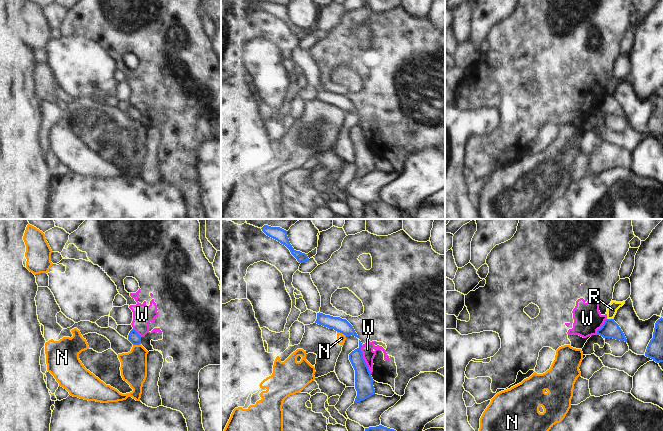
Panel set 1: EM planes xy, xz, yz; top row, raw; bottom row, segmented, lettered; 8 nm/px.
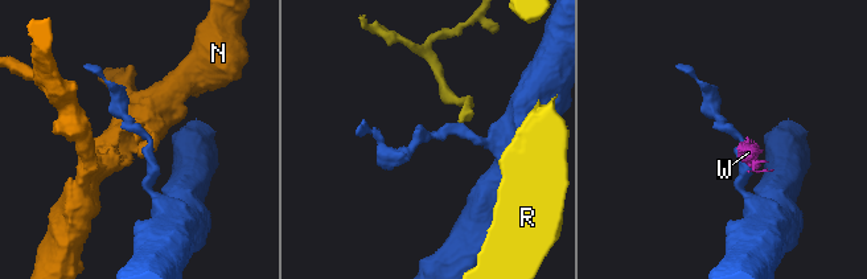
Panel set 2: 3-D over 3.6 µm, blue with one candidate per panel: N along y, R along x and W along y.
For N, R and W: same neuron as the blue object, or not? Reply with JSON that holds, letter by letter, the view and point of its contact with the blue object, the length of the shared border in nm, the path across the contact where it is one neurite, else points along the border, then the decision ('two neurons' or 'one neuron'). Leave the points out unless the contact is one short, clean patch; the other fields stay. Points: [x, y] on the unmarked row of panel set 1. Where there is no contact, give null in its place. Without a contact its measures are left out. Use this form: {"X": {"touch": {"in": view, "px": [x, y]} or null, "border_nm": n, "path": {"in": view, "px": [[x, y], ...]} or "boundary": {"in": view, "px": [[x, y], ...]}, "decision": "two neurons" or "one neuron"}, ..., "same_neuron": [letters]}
{"N": {"touch": {"in": "xz", "px": [341, 108]}, "border_nm": 80, "decision": "two neurons"}, "R": {"touch": {"in": "yz", "px": [610, 95]}, "border_nm": 60, "decision": "two neurons"}, "W": {"touch": {"in": "xz", "px": [363, 135]}, "border_nm": 240, "boundary": {"in": "xz", "px": [[361, 121], [362, 133], [371, 149]]}, "decision": "two neurons"}, "same_neuron": []}

